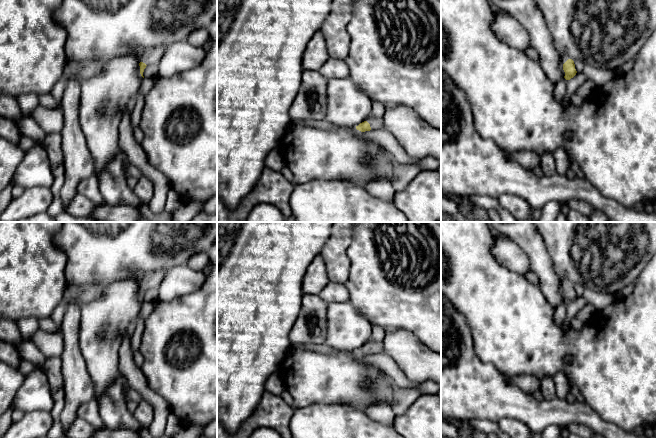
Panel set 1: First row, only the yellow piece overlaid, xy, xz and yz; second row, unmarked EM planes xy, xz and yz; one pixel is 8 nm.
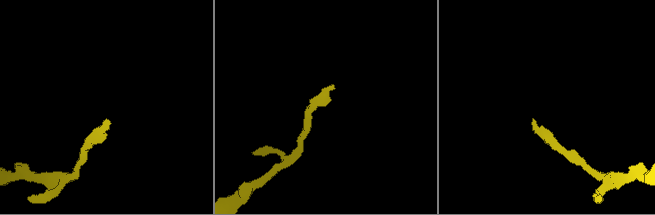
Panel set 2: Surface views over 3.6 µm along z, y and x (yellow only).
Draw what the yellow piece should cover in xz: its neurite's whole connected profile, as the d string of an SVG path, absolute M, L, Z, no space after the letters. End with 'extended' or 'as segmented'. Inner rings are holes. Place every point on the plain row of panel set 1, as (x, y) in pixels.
M369 341L366 345L356 350L356 353L361 356L383 352L384 352L383 342L373 342L373 341Z; extended

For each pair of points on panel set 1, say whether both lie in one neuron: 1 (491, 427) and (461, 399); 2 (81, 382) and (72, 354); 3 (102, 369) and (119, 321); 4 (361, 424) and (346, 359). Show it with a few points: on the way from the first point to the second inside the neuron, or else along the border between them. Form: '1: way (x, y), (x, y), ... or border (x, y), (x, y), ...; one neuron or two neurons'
1: border (462, 419), (489, 419), (496, 422); two neurons
2: way (75, 375), (72, 361); one neuron
3: way (102, 357), (102, 343), (106, 339), (107, 333); one neuron
4: border (335, 403), (348, 404), (363, 411); two neurons

